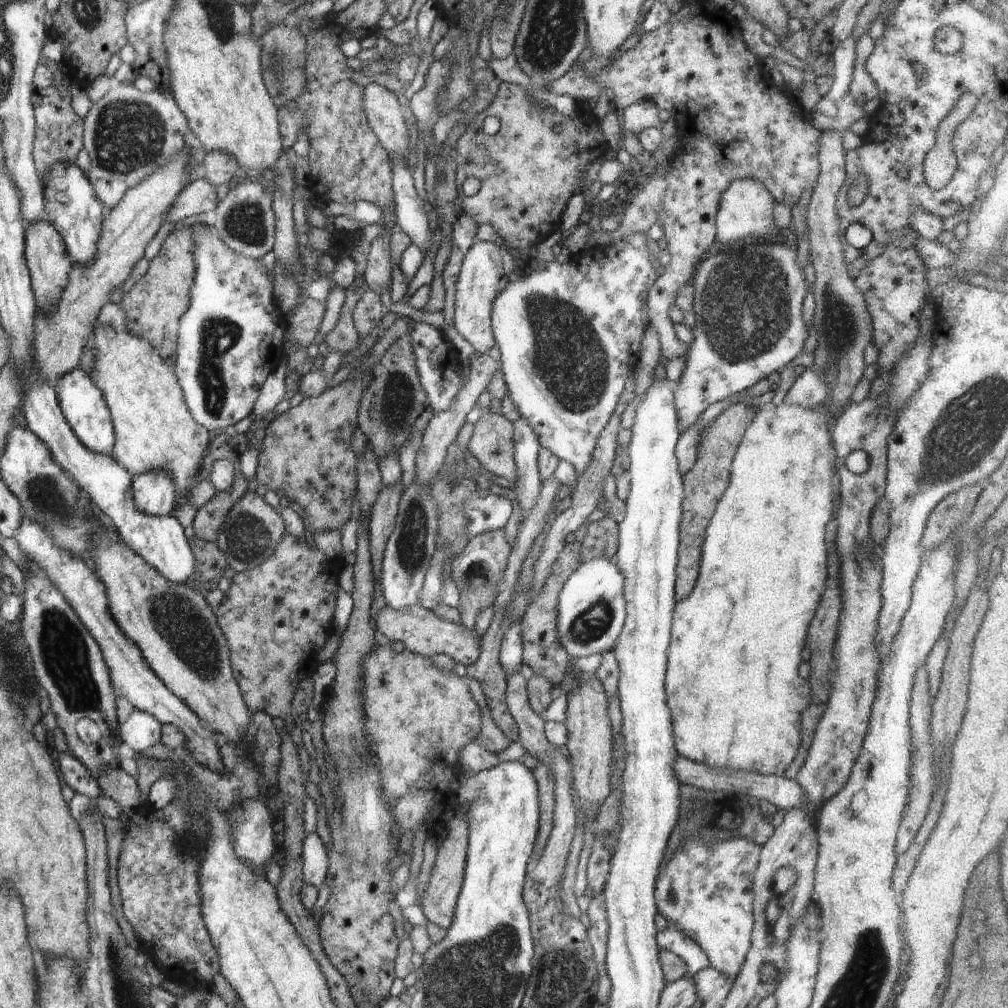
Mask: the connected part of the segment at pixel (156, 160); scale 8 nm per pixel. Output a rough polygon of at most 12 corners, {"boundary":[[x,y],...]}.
{"boundary":[[117,82],[84,117],[111,210],[184,150],[174,97]]}

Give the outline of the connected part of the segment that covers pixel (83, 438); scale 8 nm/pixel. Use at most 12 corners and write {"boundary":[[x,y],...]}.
{"boundary":[[80,366],[56,388],[86,448],[112,457],[116,429],[106,394]]}

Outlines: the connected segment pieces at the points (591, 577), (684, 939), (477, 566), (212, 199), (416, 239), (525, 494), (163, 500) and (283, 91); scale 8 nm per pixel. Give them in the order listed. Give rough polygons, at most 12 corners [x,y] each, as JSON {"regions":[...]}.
{"regions":[[[615,558],[581,562],[557,598],[572,658],[614,648],[625,621]],[[670,926],[656,932],[660,949],[677,954],[688,976],[709,966],[706,953]],[[504,528],[469,538],[454,558],[461,623],[493,605],[511,547]],[[206,178],[186,185],[168,222],[216,210],[216,187]],[[390,158],[396,227],[425,254],[431,232],[405,161]],[[526,422],[513,423],[518,478],[512,489],[521,521],[540,496],[537,466],[541,446]],[[170,472],[133,477],[142,512],[168,516],[177,500]],[[274,24],[259,40],[262,80],[277,108],[306,88],[306,40]]]}

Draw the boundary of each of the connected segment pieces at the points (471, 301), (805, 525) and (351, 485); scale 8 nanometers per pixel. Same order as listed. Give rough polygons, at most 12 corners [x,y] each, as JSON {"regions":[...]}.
{"regions":[[[473,242],[458,275],[453,326],[488,353],[492,302],[516,265],[505,244]],[[824,403],[748,424],[675,602],[679,756],[782,777],[828,578]],[[342,381],[274,418],[256,478],[343,530],[357,489],[358,406]]]}

